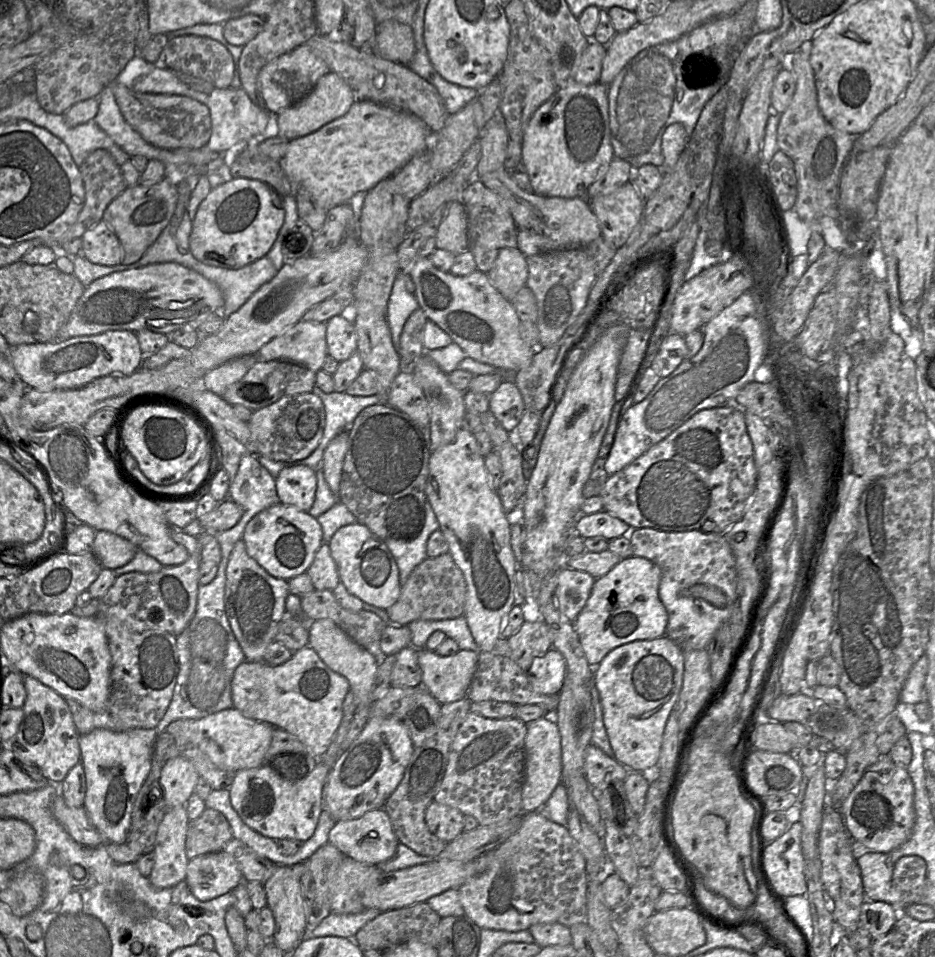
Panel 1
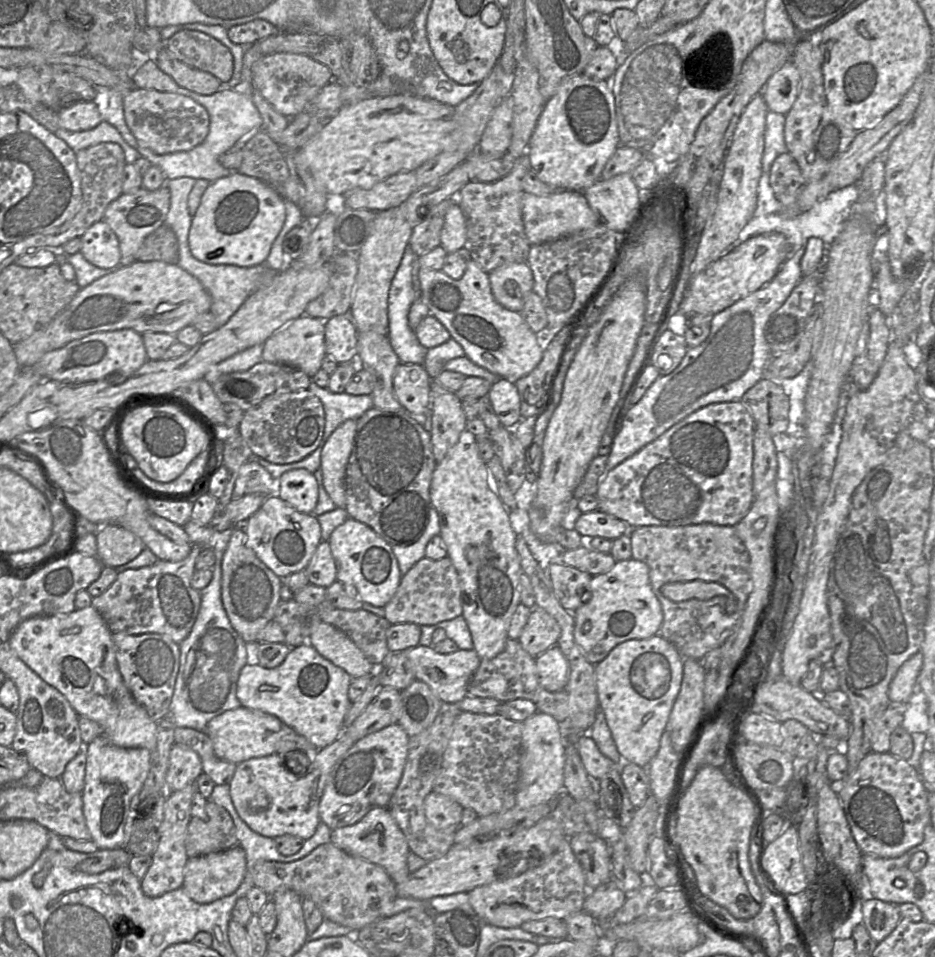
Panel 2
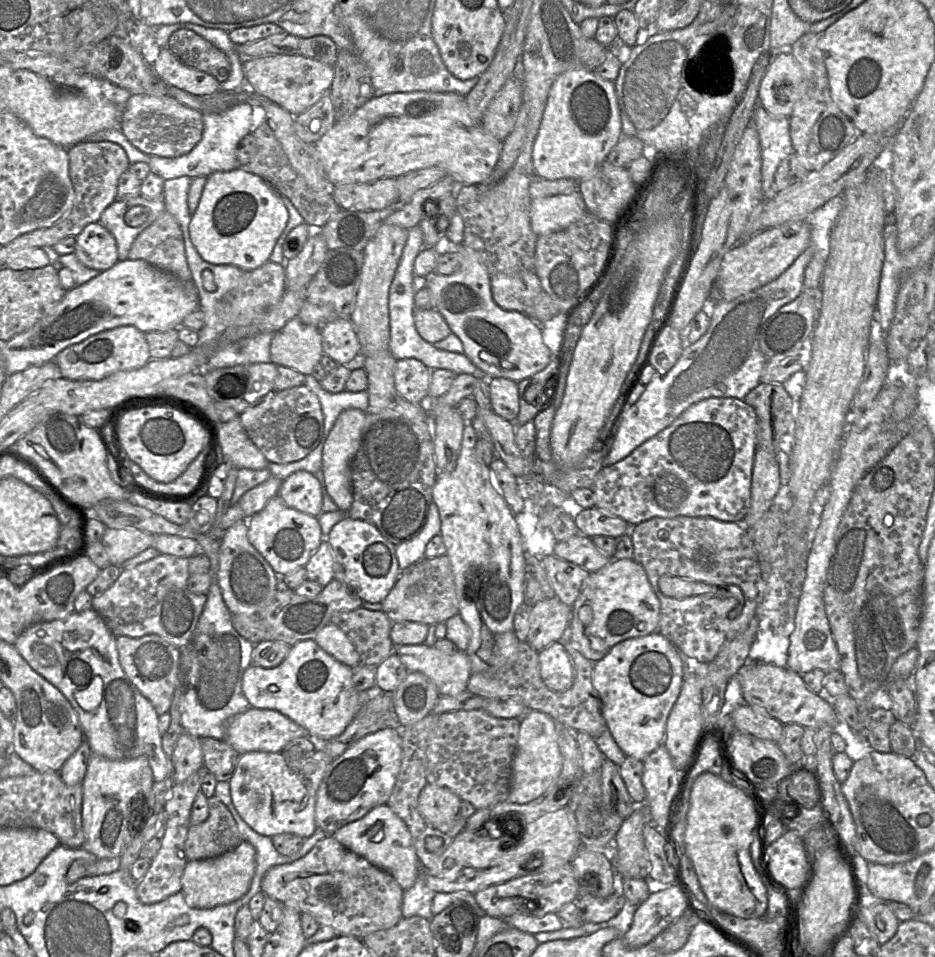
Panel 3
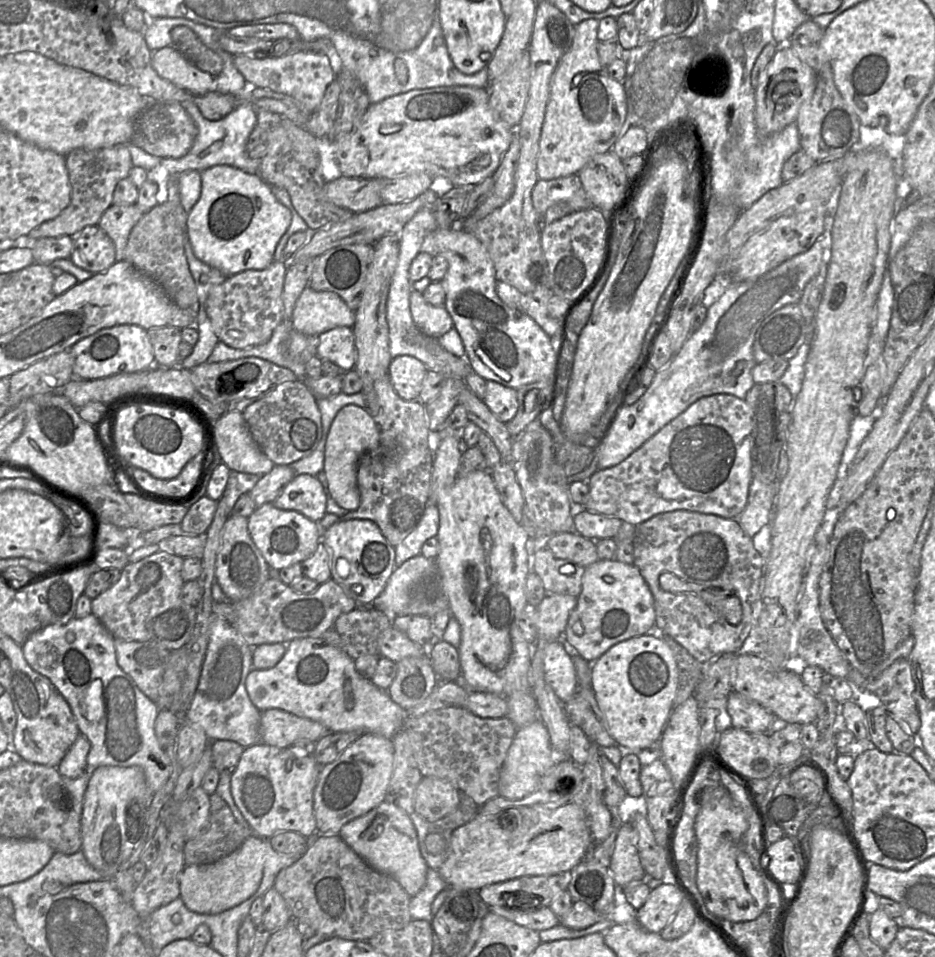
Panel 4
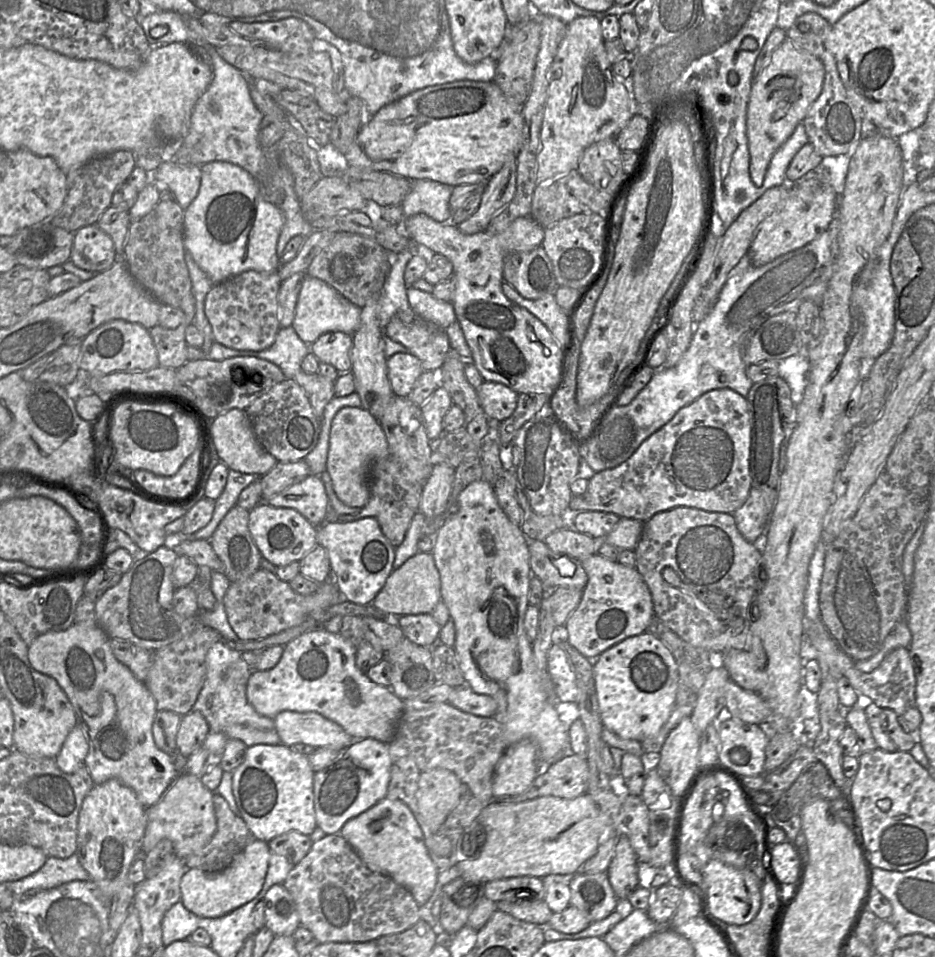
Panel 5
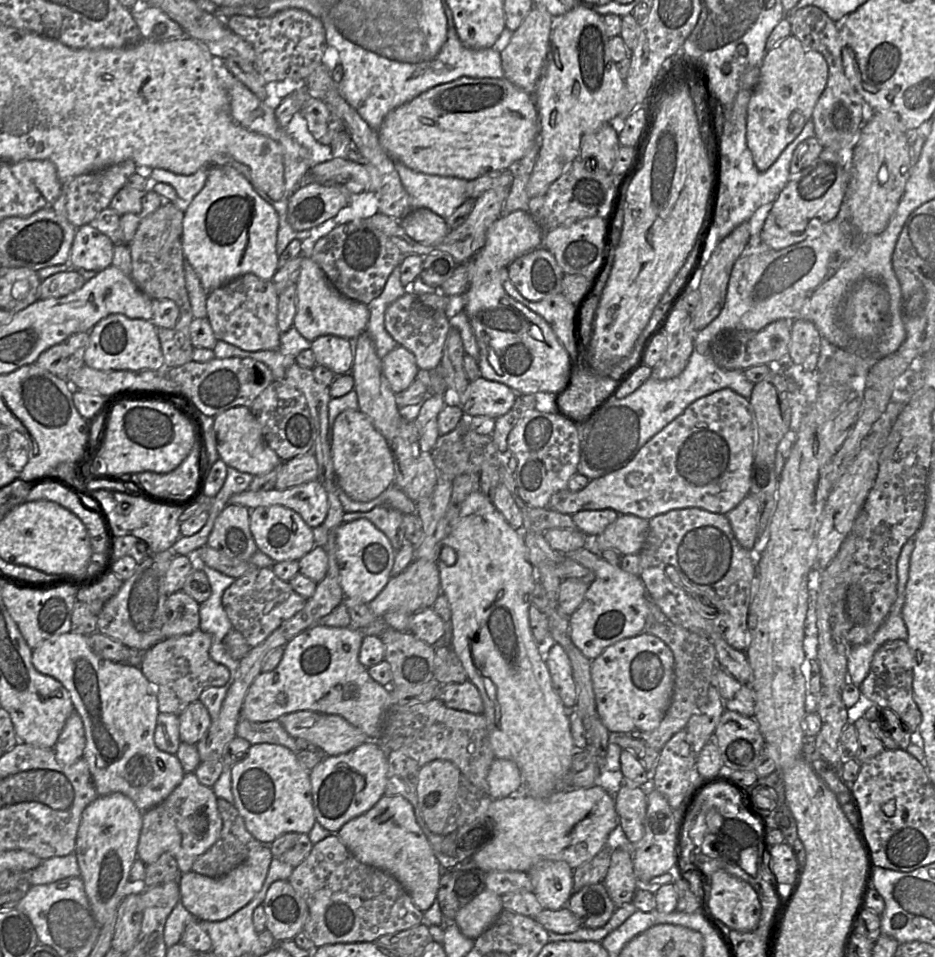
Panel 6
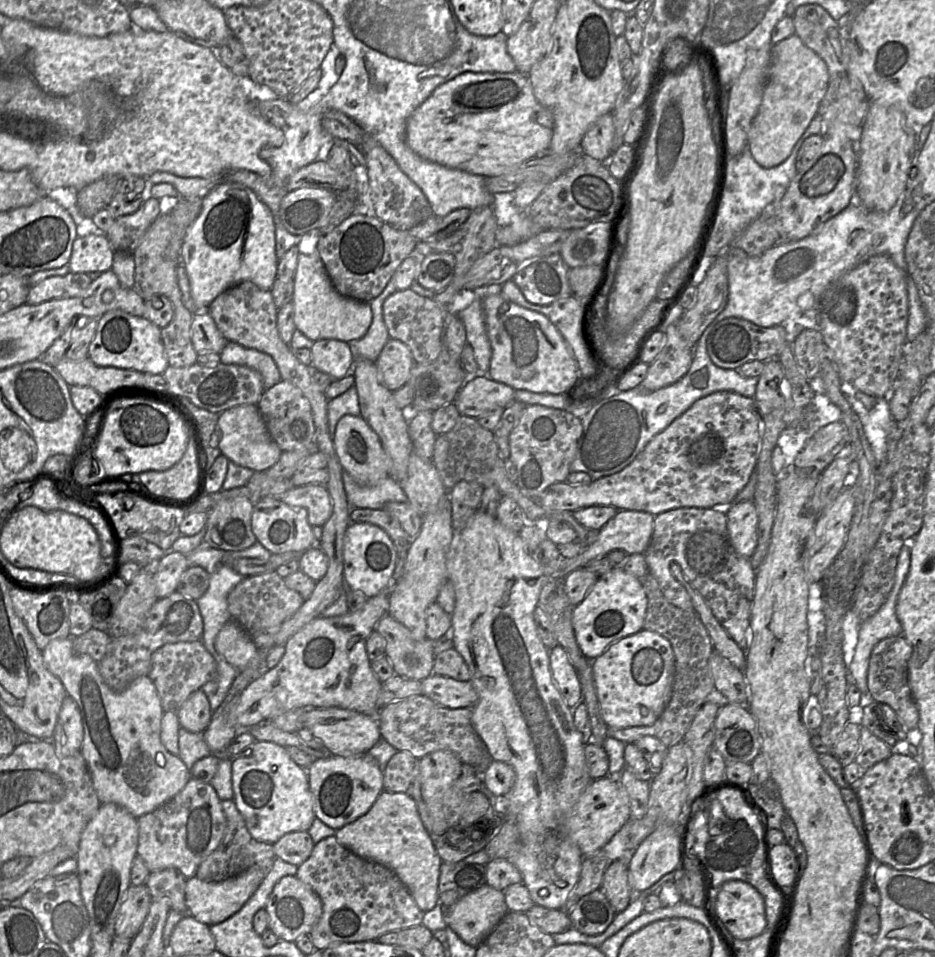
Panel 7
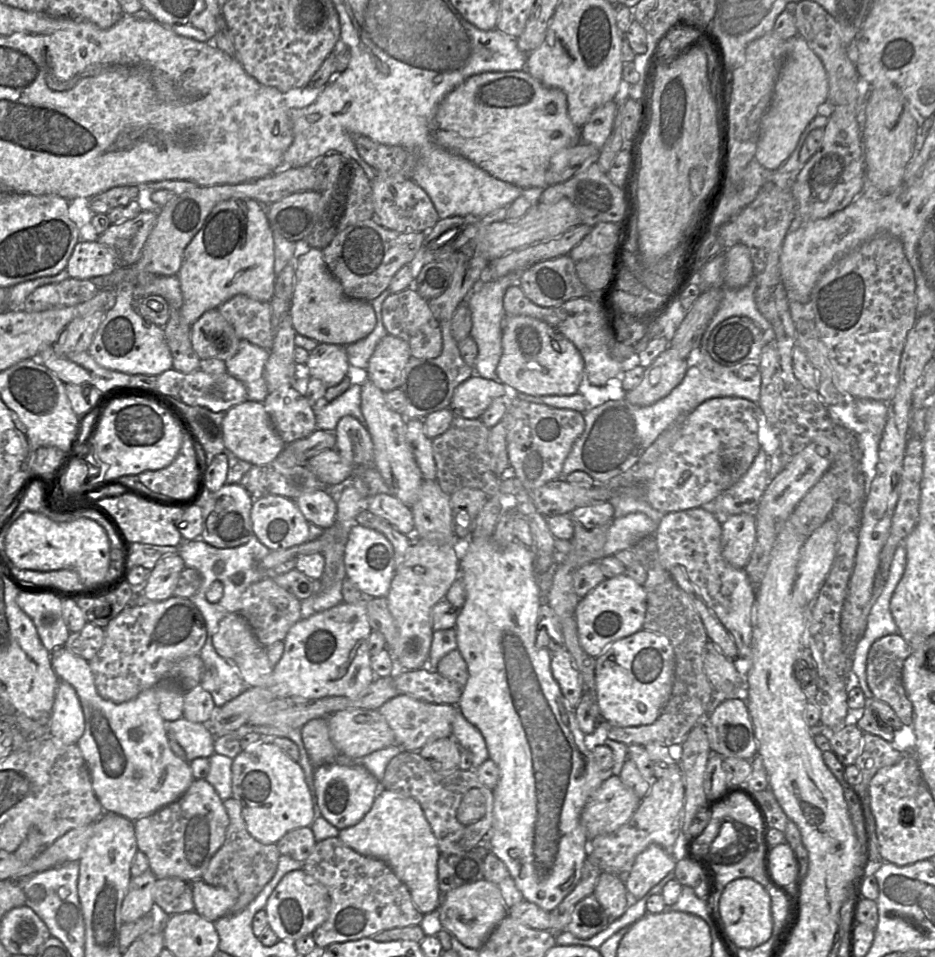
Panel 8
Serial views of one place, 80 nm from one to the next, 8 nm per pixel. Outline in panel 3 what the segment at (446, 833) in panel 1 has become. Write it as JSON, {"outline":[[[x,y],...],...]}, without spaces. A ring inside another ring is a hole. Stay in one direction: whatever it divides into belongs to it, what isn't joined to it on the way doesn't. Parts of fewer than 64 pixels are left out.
{"outline":[[[427,783],[418,800],[420,814],[433,824],[451,822],[460,814],[461,799],[446,787]]]}

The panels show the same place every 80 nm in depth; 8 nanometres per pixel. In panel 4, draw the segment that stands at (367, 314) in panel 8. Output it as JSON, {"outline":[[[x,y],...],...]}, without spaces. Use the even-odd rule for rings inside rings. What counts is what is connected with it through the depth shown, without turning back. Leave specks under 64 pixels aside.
{"outline":[[[307,286],[298,298],[292,314],[294,330],[311,337],[336,327],[353,327],[355,312],[331,291],[315,291]]]}

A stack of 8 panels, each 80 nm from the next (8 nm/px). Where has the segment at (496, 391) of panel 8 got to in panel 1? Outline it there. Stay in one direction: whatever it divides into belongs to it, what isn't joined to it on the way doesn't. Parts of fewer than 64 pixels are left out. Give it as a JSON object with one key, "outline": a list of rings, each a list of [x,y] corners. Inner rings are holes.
{"outline":[[[504,380],[500,386],[489,395],[489,410],[510,432],[515,429],[523,414],[525,405],[521,392],[515,382]]]}

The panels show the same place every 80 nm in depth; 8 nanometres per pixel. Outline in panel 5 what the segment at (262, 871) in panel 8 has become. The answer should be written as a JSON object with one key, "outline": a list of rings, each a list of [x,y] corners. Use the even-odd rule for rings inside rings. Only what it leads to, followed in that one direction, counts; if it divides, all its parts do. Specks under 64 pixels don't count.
{"outline":[[[216,792],[213,793],[213,805],[217,825],[214,835],[203,848],[184,860],[187,868],[208,873],[224,870],[254,839],[241,816],[235,814],[227,801]]]}

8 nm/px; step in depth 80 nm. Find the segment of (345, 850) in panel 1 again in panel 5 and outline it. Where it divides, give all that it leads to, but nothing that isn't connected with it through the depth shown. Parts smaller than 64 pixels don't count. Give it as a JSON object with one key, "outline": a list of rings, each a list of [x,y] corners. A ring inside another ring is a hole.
{"outline":[[[386,797],[346,822],[339,834],[370,870],[389,876],[406,888],[418,906],[431,897],[437,883],[438,869],[428,853],[423,832],[405,803]]]}

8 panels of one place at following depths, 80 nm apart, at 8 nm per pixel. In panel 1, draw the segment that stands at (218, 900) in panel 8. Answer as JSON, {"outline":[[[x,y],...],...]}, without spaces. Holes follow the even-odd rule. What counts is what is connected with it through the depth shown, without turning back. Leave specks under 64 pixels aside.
{"outline":[[[219,851],[189,860],[185,880],[191,893],[205,902],[232,892],[244,877],[235,858]]]}

